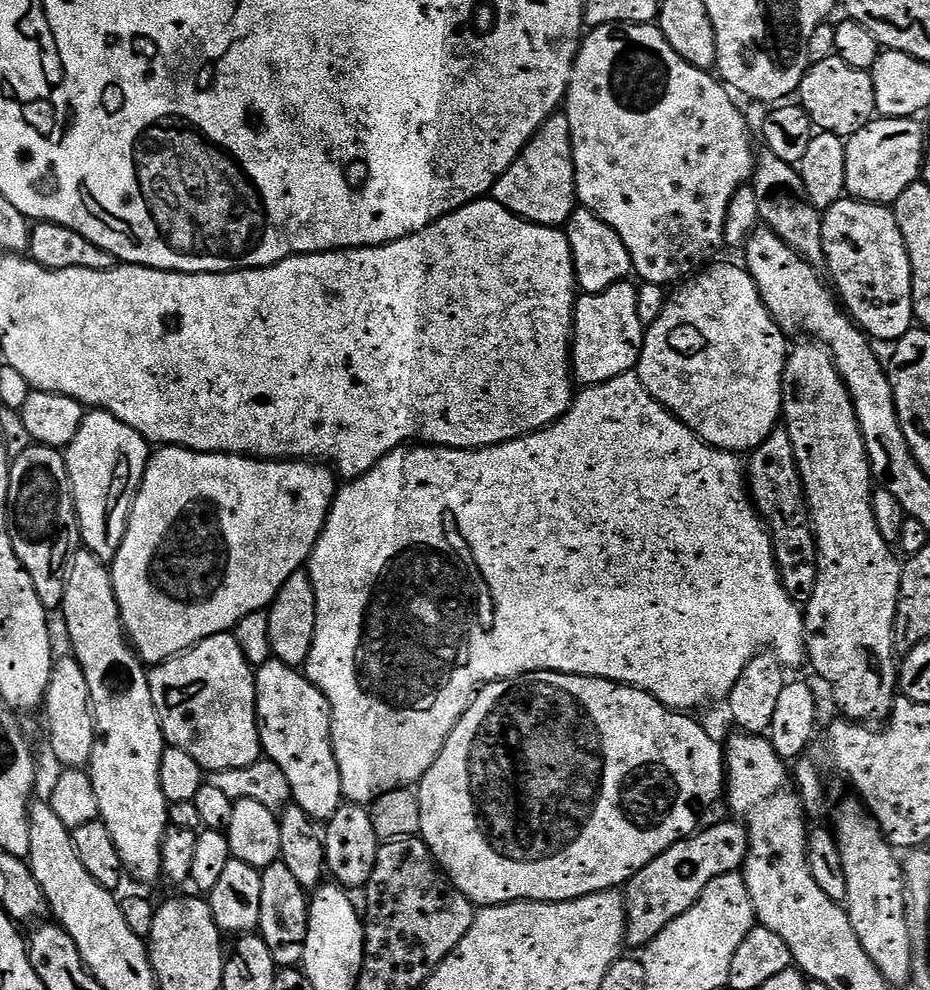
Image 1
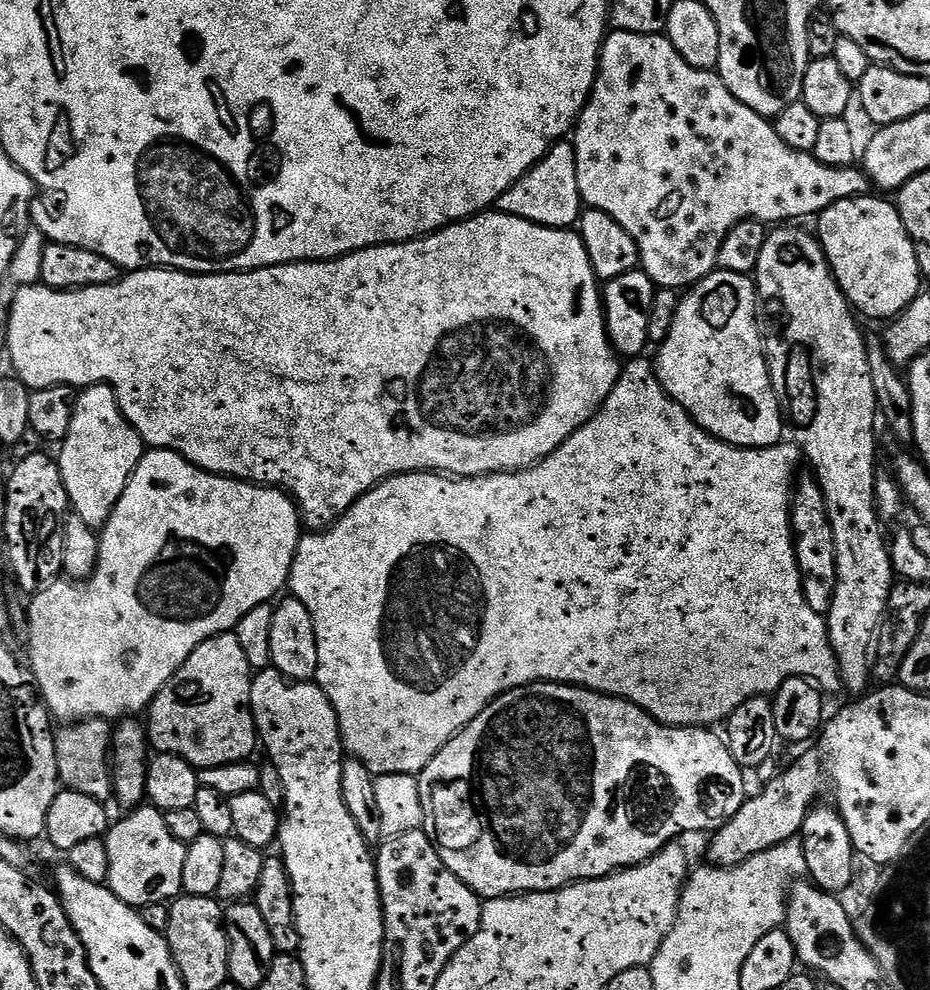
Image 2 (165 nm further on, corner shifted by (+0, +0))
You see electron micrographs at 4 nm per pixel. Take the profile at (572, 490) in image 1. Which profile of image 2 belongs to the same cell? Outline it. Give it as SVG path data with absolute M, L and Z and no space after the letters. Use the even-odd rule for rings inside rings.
M632 358L623 365L618 382L614 390L606 398L606 402L596 413L590 417L583 426L554 454L547 456L542 462L538 462L529 468L523 468L517 472L495 472L489 476L462 476L454 477L439 472L407 472L390 476L381 484L366 493L346 514L330 528L323 530L312 530L301 535L300 544L296 547L292 569L288 575L286 585L291 599L302 602L306 610L310 610L310 618L314 618L314 634L318 642L318 670L316 671L315 683L326 694L326 698L334 706L338 726L340 727L340 739L342 747L348 756L358 758L370 770L373 776L385 776L386 774L410 774L416 776L428 765L451 740L459 734L490 702L494 702L503 692L509 692L515 688L521 688L527 684L539 684L551 682L554 684L579 684L581 688L589 688L591 692L605 692L608 696L617 696L623 700L629 700L631 704L637 704L643 712L650 714L658 722L669 724L671 728L708 728L716 726L716 723L727 721L738 706L742 706L752 696L771 697L787 679L800 678L812 681L825 693L841 691L842 681L840 679L840 667L836 661L836 655L832 649L832 643L828 637L828 622L825 617L820 616L810 606L806 606L804 597L804 580L800 577L798 562L796 561L796 542L792 538L792 493L794 481L797 479L796 463L801 463L802 453L799 448L788 442L781 442L774 448L736 448L732 444L724 444L715 440L708 432L703 432L691 418L688 412L678 406L666 394L661 386L660 379L656 376L653 361L648 358Z

